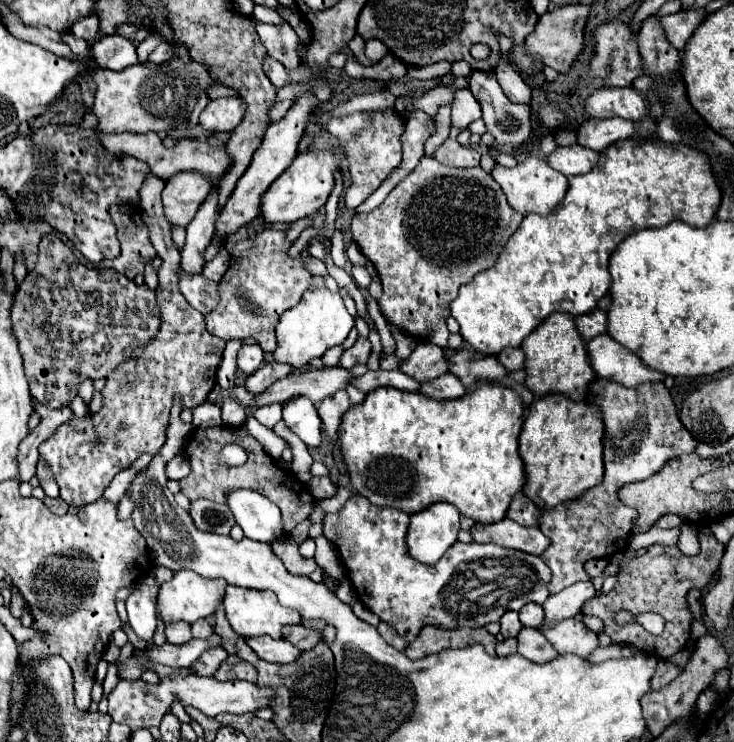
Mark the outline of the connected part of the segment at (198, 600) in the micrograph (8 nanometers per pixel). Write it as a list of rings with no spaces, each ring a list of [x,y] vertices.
[[[177,571],[173,575],[171,581],[161,585],[159,591],[159,611],[165,623],[173,623],[173,621],[187,621],[193,623],[197,619],[205,619],[215,615],[215,607],[219,607],[219,603],[223,601],[227,589],[227,581],[223,579],[203,579],[201,575],[195,575],[195,571]]]

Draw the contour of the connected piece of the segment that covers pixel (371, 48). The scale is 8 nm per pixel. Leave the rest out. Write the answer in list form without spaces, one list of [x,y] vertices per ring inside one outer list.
[[[369,39],[369,41],[367,41],[367,47],[365,47],[365,53],[367,53],[367,57],[369,57],[371,61],[377,61],[377,59],[381,59],[383,55],[387,55],[387,45],[381,43],[379,39]]]

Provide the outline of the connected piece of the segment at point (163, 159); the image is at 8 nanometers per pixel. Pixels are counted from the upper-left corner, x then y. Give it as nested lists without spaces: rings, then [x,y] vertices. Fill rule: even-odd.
[[[99,133],[99,141],[103,143],[103,147],[107,151],[111,151],[113,155],[131,155],[135,159],[145,161],[151,171],[161,177],[161,179],[169,179],[173,173],[179,171],[201,171],[205,175],[211,177],[221,177],[223,171],[229,167],[229,157],[225,153],[225,147],[211,147],[205,141],[197,141],[197,139],[181,139],[177,141],[173,147],[165,147],[161,143],[161,139],[157,137],[157,133],[143,133],[143,135],[135,135],[135,133],[123,133],[123,135],[103,135]]]

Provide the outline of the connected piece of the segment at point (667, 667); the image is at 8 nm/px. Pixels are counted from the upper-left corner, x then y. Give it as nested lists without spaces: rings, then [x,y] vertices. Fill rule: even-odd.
[[[659,661],[657,665],[657,671],[651,679],[651,689],[663,689],[667,687],[673,679],[677,679],[681,675],[681,669],[669,661]]]

